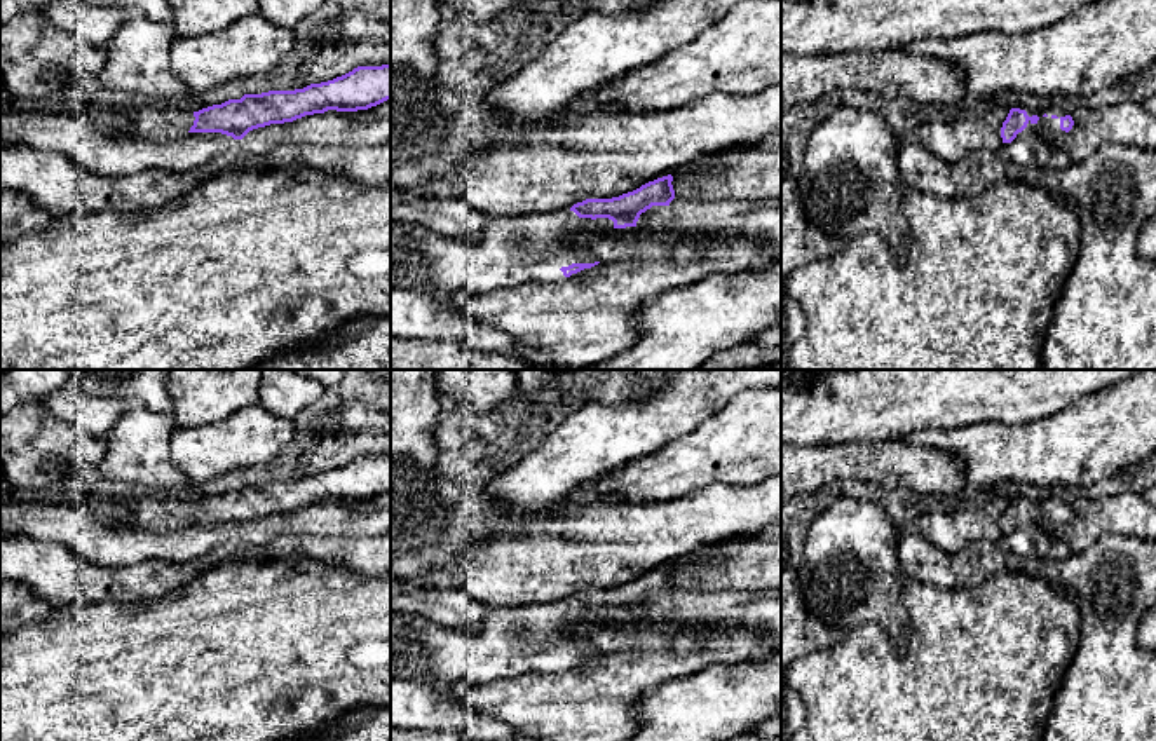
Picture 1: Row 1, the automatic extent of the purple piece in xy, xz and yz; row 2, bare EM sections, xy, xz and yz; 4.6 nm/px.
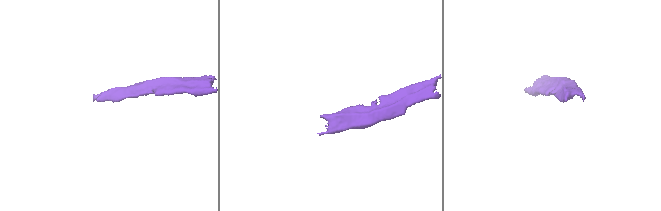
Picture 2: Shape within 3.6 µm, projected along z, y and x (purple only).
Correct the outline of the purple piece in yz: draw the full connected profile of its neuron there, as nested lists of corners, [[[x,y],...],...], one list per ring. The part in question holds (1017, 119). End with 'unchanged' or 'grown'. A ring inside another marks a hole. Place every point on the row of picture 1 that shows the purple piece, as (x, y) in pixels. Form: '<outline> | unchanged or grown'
[[[1011,108],[1001,127],[1003,143],[1011,143],[1017,134],[1027,127],[1029,122],[1037,124],[1037,120],[1037,115],[1029,117],[1025,110]]] | unchanged

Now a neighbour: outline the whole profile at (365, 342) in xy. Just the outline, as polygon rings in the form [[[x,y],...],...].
[[[391,316],[354,317],[319,345],[282,350],[251,370],[391,370]]]

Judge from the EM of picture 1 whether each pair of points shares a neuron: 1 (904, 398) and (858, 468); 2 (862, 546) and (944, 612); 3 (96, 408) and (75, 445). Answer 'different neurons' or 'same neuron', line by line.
1: different neurons
2: different neurons
3: different neurons

